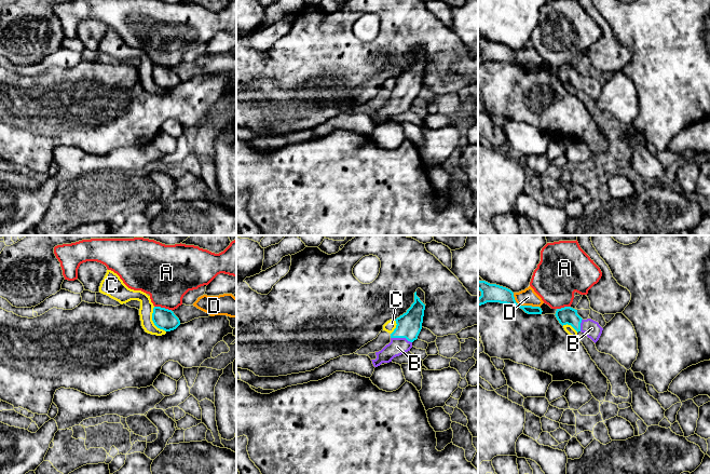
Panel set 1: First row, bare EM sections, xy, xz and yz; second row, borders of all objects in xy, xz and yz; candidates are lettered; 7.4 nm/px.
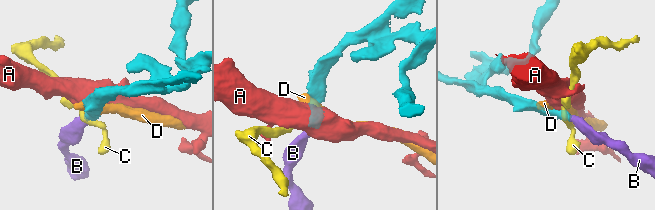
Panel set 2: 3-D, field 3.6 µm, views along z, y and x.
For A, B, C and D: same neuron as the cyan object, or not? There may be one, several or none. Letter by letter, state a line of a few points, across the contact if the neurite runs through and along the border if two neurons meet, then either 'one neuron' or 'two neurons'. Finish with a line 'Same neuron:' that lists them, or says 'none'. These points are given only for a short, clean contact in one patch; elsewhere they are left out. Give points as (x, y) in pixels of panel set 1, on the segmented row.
A: two neurons
B: line xz (409, 325), (401, 337), (397, 347); one neuron
C: line xy (153, 307), (152, 322), (165, 332); two neurons
D: line yz (513, 293), (514, 299), (518, 303), (538, 307); two neurons
Same neuron: B

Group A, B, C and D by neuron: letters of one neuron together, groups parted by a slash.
A / B / C / D

